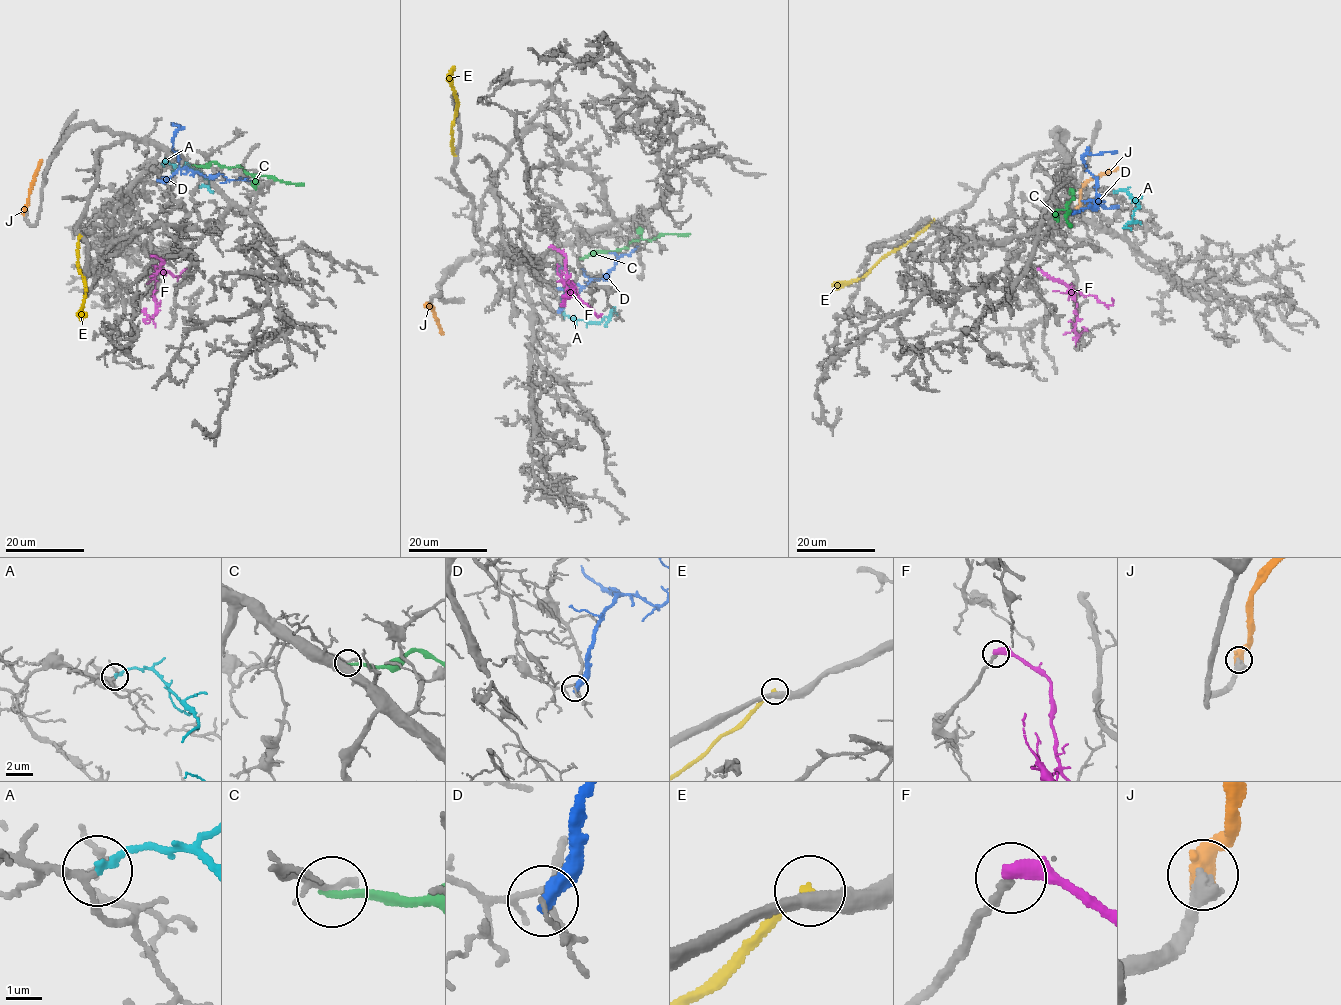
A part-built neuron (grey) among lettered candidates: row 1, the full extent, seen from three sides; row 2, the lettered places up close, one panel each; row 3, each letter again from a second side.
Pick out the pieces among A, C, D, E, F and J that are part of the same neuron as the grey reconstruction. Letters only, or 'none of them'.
A, F

